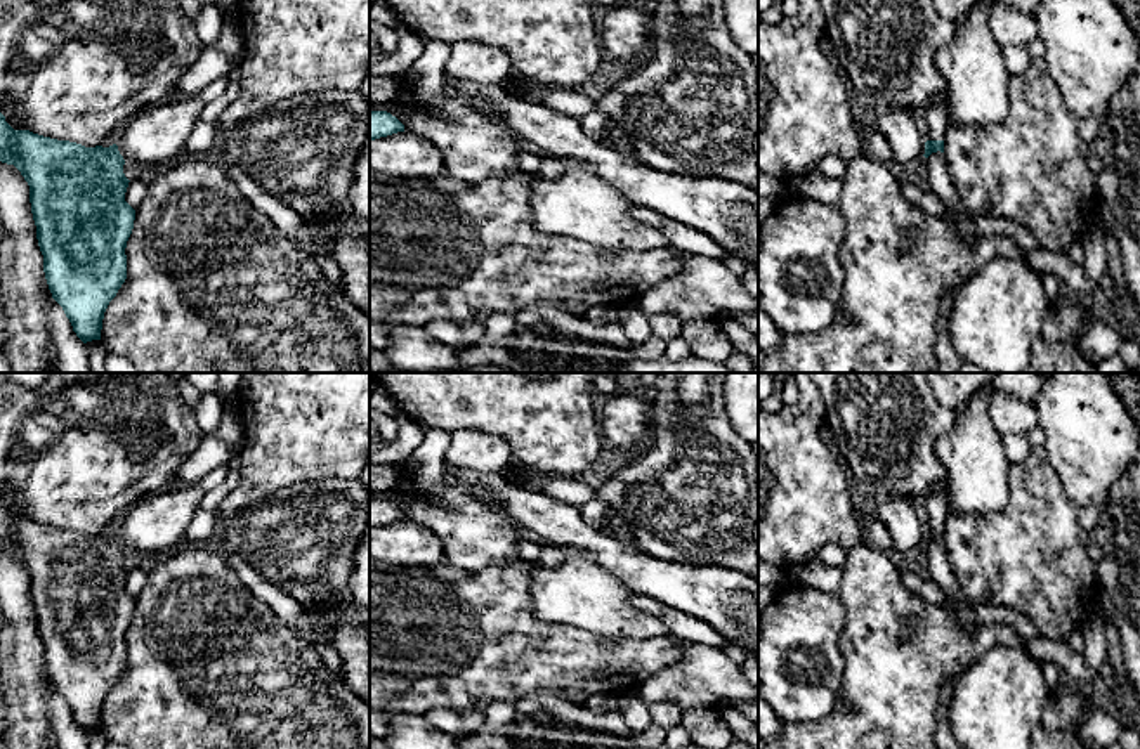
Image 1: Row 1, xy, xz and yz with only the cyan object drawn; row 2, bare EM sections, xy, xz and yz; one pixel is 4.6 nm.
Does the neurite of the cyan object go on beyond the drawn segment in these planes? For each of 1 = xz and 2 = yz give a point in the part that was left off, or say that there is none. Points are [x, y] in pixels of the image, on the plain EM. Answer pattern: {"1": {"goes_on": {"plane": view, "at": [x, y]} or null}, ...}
{"1": {"goes_on": null}, "2": {"goes_on": {"plane": "yz", "at": [936, 505]}}}

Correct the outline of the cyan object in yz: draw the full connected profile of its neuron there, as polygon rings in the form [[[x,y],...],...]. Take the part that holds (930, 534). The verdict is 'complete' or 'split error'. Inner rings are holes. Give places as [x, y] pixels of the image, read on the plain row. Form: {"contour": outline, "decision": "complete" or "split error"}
{"contour": [[[946,477],[934,484],[923,501],[925,510],[925,546],[928,546],[932,541],[944,541],[944,525],[946,518],[951,511],[949,499],[947,499],[947,480]]], "decision": "split error"}

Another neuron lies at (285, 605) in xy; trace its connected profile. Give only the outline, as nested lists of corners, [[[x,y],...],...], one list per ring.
[[[224,551],[224,558],[227,565],[238,574],[245,588],[265,602],[285,624],[288,624],[292,629],[305,629],[307,633],[316,633],[316,628],[311,624],[304,607],[292,595],[267,583],[239,555]]]

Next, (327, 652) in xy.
[[[316,642],[316,652],[321,661],[326,664],[328,671],[333,674],[337,681],[344,681],[342,678],[342,659],[338,657],[337,650],[328,645],[326,642]]]

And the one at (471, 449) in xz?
[[[470,428],[451,432],[451,444],[444,461],[449,466],[479,473],[507,473],[514,477],[519,470],[505,440]]]

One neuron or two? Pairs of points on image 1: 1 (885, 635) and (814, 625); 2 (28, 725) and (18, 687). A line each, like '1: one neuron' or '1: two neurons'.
1: two neurons
2: one neuron

